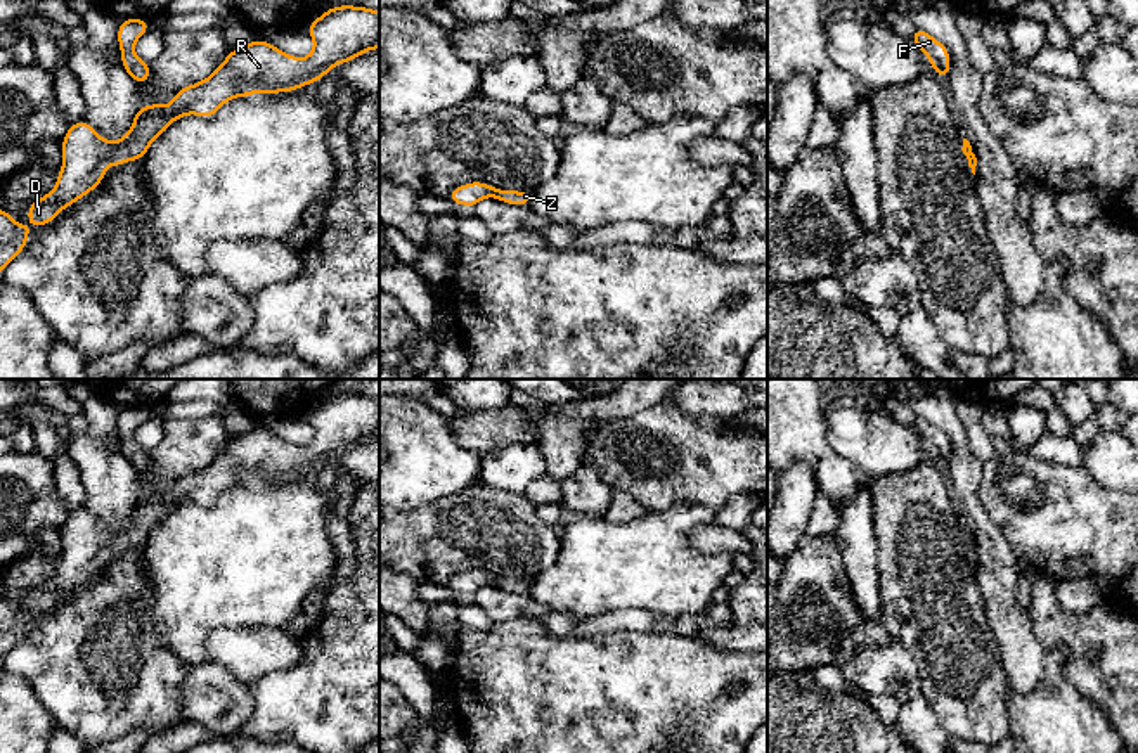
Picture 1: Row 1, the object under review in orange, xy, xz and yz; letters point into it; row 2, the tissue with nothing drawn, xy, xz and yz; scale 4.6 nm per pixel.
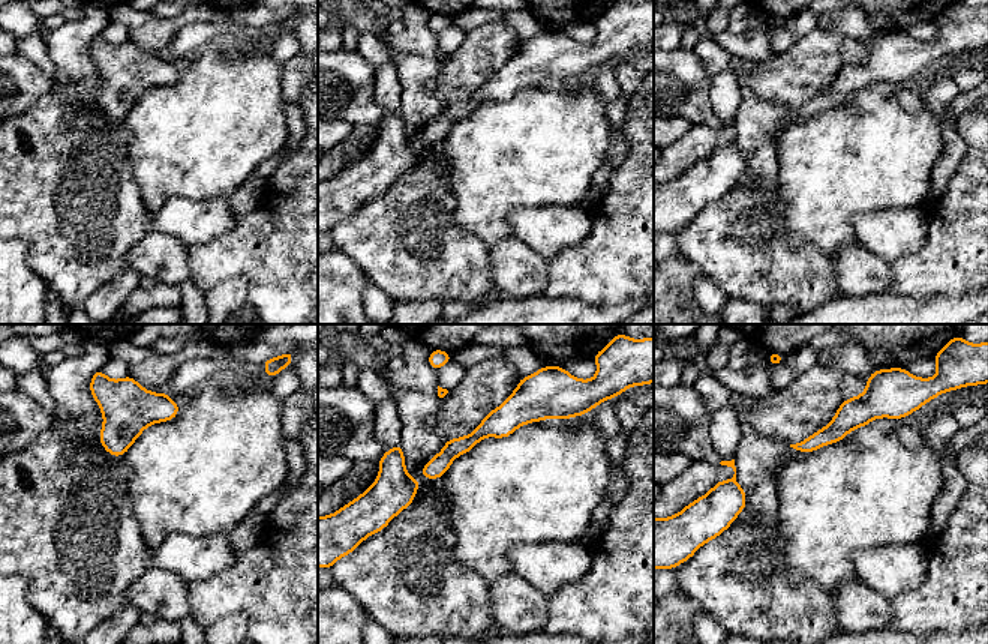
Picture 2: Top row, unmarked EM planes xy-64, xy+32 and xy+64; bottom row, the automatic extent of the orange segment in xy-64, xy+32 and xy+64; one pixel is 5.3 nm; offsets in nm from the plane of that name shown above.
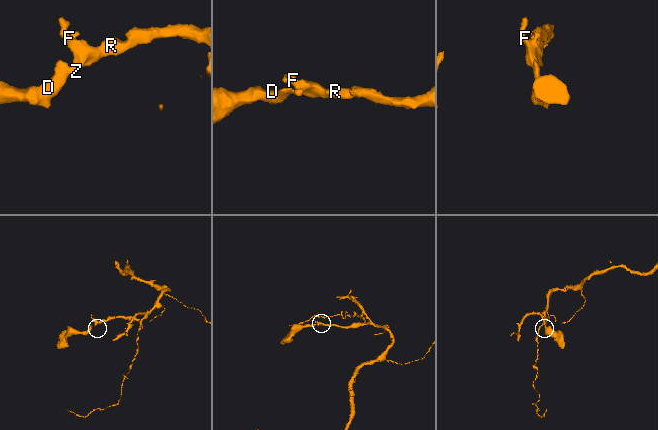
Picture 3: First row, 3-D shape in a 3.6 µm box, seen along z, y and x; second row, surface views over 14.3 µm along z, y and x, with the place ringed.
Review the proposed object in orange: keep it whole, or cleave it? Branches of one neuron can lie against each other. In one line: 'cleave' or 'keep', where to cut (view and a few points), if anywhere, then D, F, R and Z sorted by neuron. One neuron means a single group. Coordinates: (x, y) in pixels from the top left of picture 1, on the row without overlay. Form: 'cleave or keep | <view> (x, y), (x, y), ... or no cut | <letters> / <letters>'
keep | no cut | D F R Z

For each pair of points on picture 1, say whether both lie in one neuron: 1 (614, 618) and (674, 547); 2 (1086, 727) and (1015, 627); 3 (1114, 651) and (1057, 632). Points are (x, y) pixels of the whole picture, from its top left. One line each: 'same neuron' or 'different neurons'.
1: different neurons
2: different neurons
3: same neuron

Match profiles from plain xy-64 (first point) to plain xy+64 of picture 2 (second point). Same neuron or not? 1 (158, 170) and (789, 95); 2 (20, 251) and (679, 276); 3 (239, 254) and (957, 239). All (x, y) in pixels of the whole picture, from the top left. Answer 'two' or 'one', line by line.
1: two
2: one
3: one

